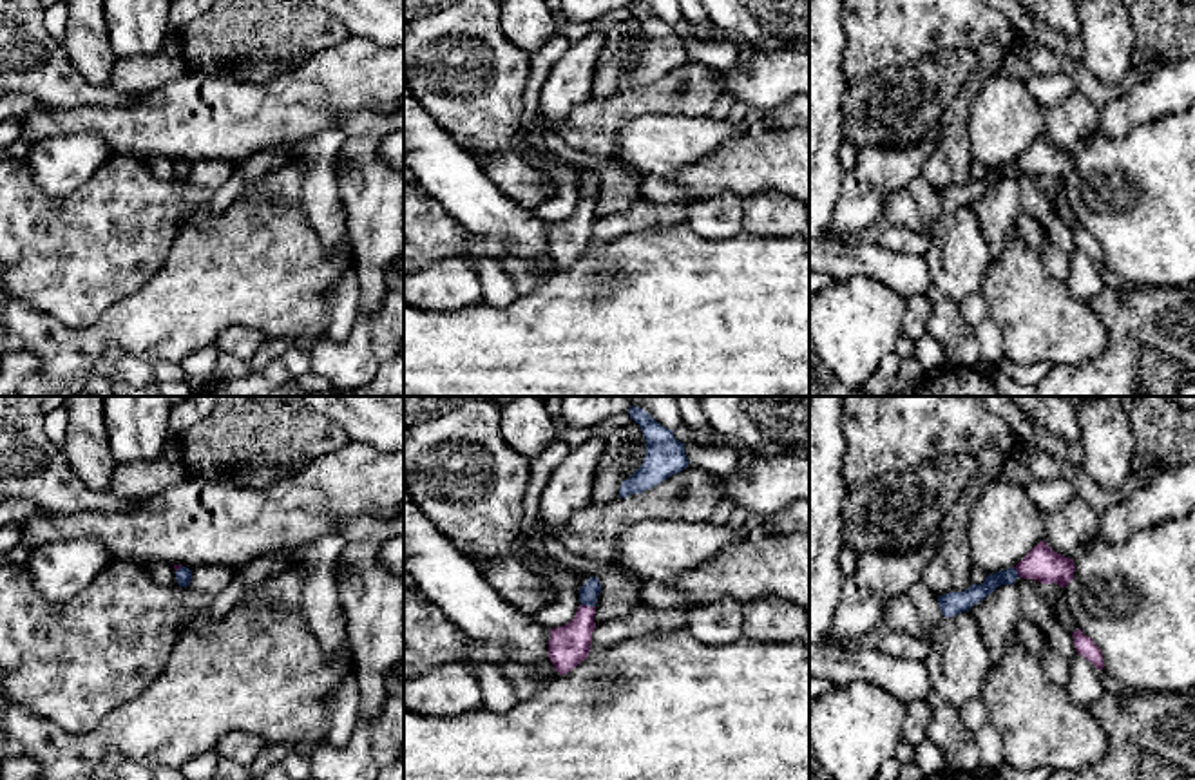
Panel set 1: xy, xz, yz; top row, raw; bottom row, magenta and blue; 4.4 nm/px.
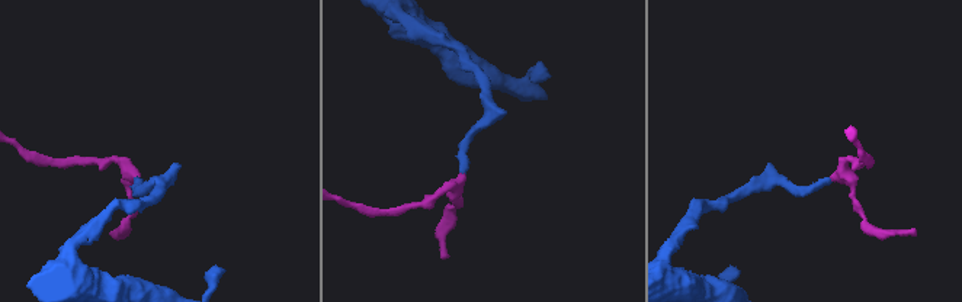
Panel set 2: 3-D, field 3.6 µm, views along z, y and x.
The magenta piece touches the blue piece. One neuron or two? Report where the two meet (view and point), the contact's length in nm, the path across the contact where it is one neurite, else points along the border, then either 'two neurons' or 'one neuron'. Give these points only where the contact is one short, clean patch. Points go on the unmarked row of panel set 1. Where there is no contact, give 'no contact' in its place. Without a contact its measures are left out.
meets magenta in xz at (589, 201); contact 70 nm long; runs through xz (569, 239), (583, 219), (589, 201), (589, 187); one neuron

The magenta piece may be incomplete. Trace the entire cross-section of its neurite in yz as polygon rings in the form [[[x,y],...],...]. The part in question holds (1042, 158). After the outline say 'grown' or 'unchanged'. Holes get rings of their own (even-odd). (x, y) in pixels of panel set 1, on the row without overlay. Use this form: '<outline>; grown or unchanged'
[[[1039,136],[1014,163],[999,165],[985,172],[981,179],[970,179],[963,186],[938,190],[943,212],[969,206],[1001,179],[1014,179],[1018,172],[1043,179],[1056,177],[1065,183],[1074,174],[1074,154],[1054,147],[1047,136]]]; grown

